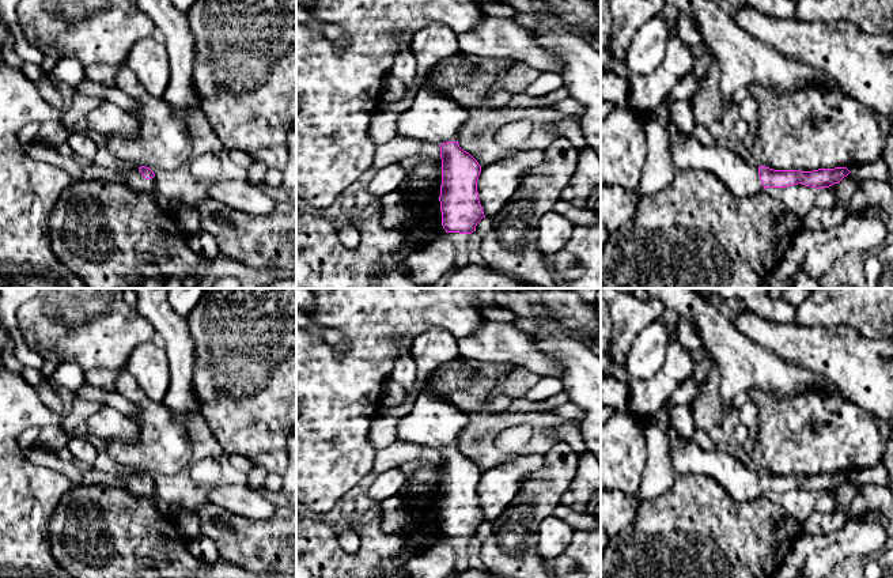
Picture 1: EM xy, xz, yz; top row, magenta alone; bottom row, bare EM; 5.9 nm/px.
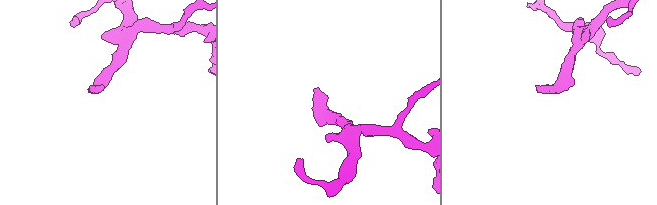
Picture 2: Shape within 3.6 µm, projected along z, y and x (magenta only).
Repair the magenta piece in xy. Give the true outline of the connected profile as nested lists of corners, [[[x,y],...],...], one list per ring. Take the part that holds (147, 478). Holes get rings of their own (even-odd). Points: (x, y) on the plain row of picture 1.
[[[141,471],[139,473],[129,472],[124,477],[124,490],[130,495],[147,498],[154,503],[158,503],[155,479],[150,472]]]

